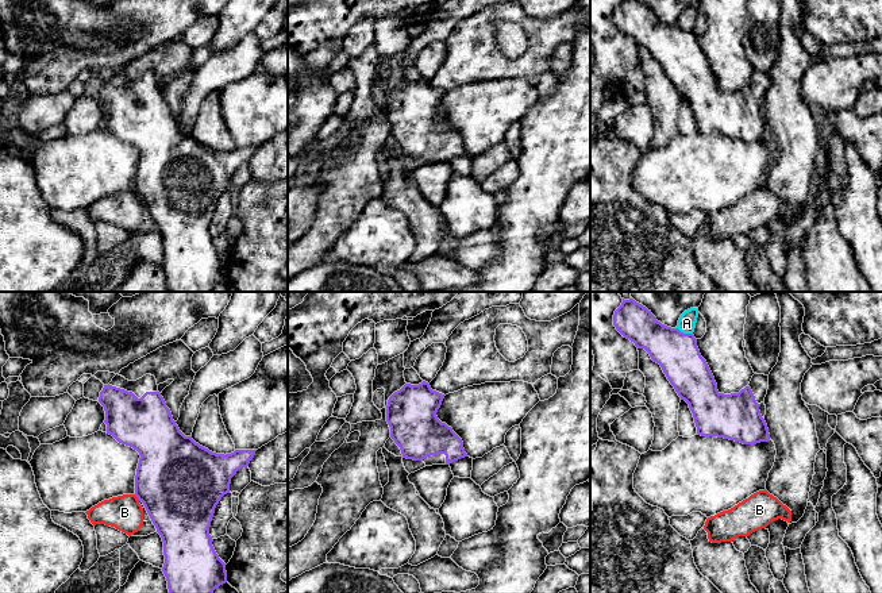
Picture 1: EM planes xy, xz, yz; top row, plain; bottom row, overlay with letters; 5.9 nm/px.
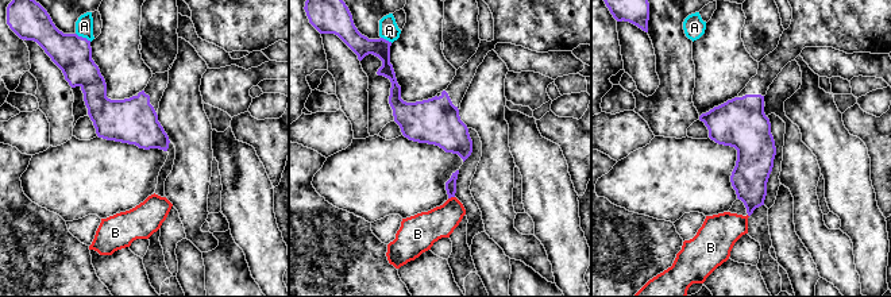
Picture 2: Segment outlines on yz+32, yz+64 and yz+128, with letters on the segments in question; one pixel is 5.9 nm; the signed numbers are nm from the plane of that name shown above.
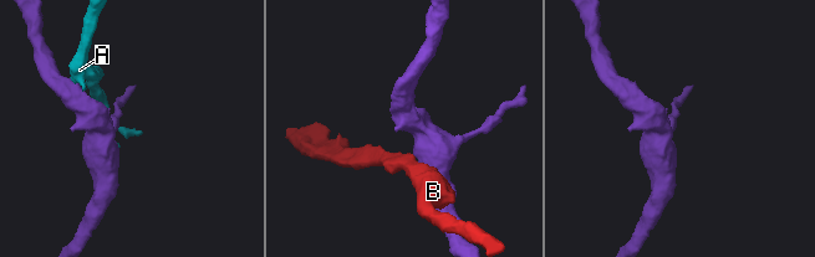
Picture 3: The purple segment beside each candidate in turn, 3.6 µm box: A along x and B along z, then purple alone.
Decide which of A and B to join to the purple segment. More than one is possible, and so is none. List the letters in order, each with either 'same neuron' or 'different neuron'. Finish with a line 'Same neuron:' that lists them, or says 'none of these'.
A: different neuron
B: different neuron
Same neuron: none of these

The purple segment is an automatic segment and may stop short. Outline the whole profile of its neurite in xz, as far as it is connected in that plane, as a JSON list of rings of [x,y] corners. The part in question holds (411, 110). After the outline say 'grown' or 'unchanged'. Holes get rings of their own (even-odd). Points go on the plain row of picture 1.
[[[425,78],[405,81],[389,95],[386,119],[403,155],[432,163],[467,154],[462,136],[436,113],[443,96],[444,92],[432,88]]] | grown

